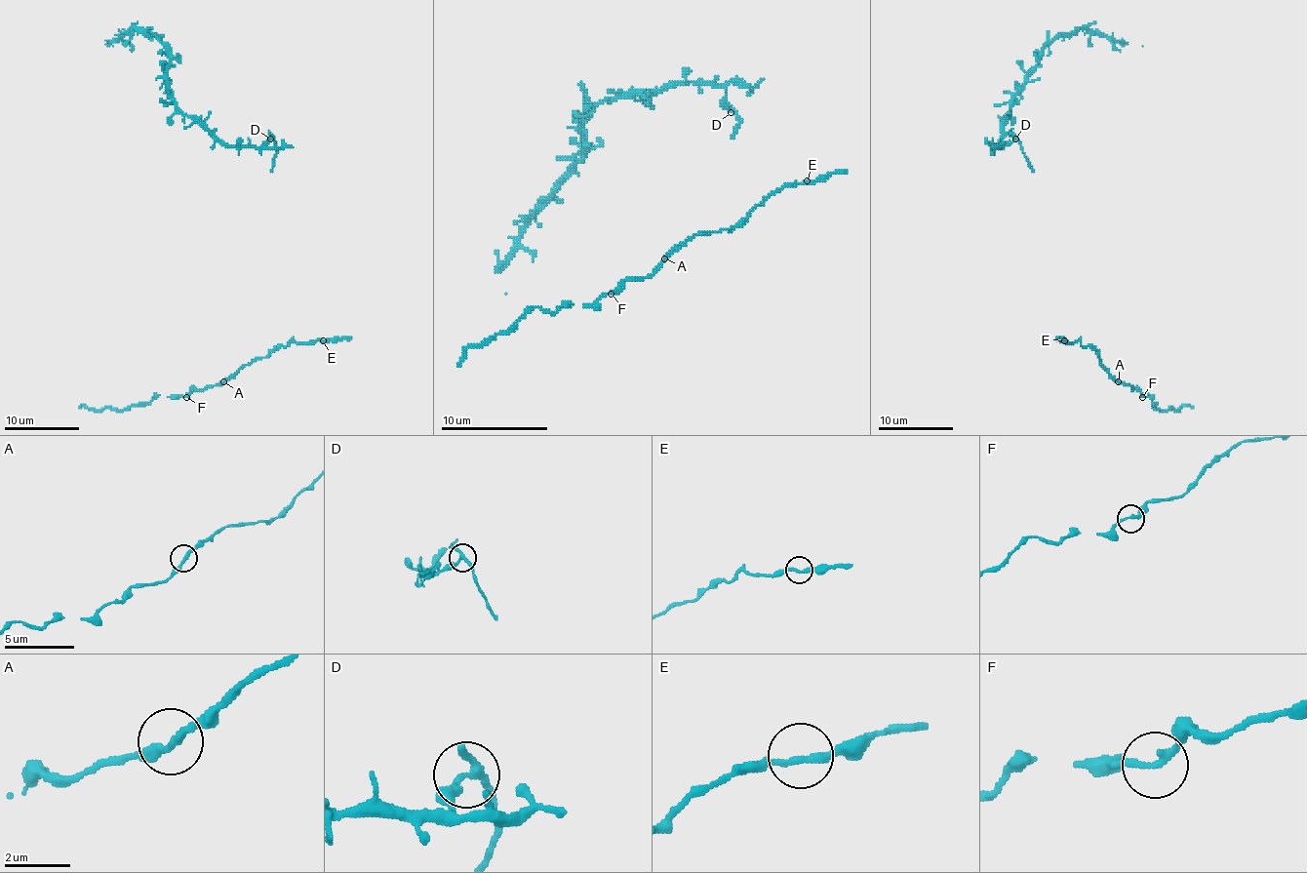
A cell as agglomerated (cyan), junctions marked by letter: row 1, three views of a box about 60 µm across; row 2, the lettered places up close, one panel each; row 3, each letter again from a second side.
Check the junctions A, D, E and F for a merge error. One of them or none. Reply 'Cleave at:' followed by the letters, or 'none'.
Cleave at: D

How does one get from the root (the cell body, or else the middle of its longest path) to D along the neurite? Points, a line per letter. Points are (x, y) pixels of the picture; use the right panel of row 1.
D: (1034, 172), (1015, 138)

